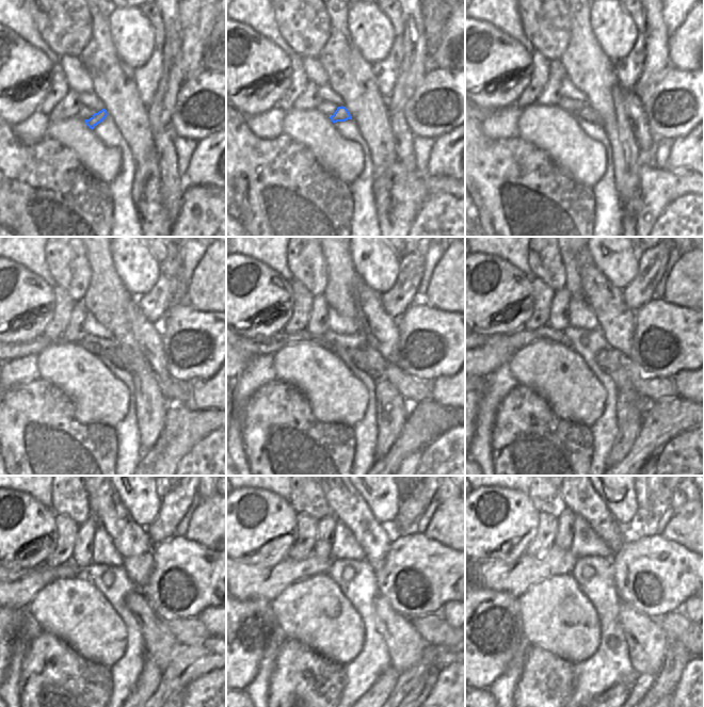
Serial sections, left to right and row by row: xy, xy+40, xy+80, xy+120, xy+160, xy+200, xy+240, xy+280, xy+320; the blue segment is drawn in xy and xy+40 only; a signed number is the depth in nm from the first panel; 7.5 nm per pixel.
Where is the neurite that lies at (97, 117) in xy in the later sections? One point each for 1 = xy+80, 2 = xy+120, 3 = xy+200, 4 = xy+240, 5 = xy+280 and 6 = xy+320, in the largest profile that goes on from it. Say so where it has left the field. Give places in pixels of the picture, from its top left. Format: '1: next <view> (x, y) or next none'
1: next xy+80 (587, 113)
2: next xy+120 (120, 355)
3: next xy+200 (608, 359)
4: next xy+240 (160, 645)
5: next xy+280 (404, 645)
6: next xy+320 (646, 641)

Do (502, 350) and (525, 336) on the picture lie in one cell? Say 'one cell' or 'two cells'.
two cells

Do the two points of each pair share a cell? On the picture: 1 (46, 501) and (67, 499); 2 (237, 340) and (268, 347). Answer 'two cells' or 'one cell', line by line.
1: two cells
2: one cell

